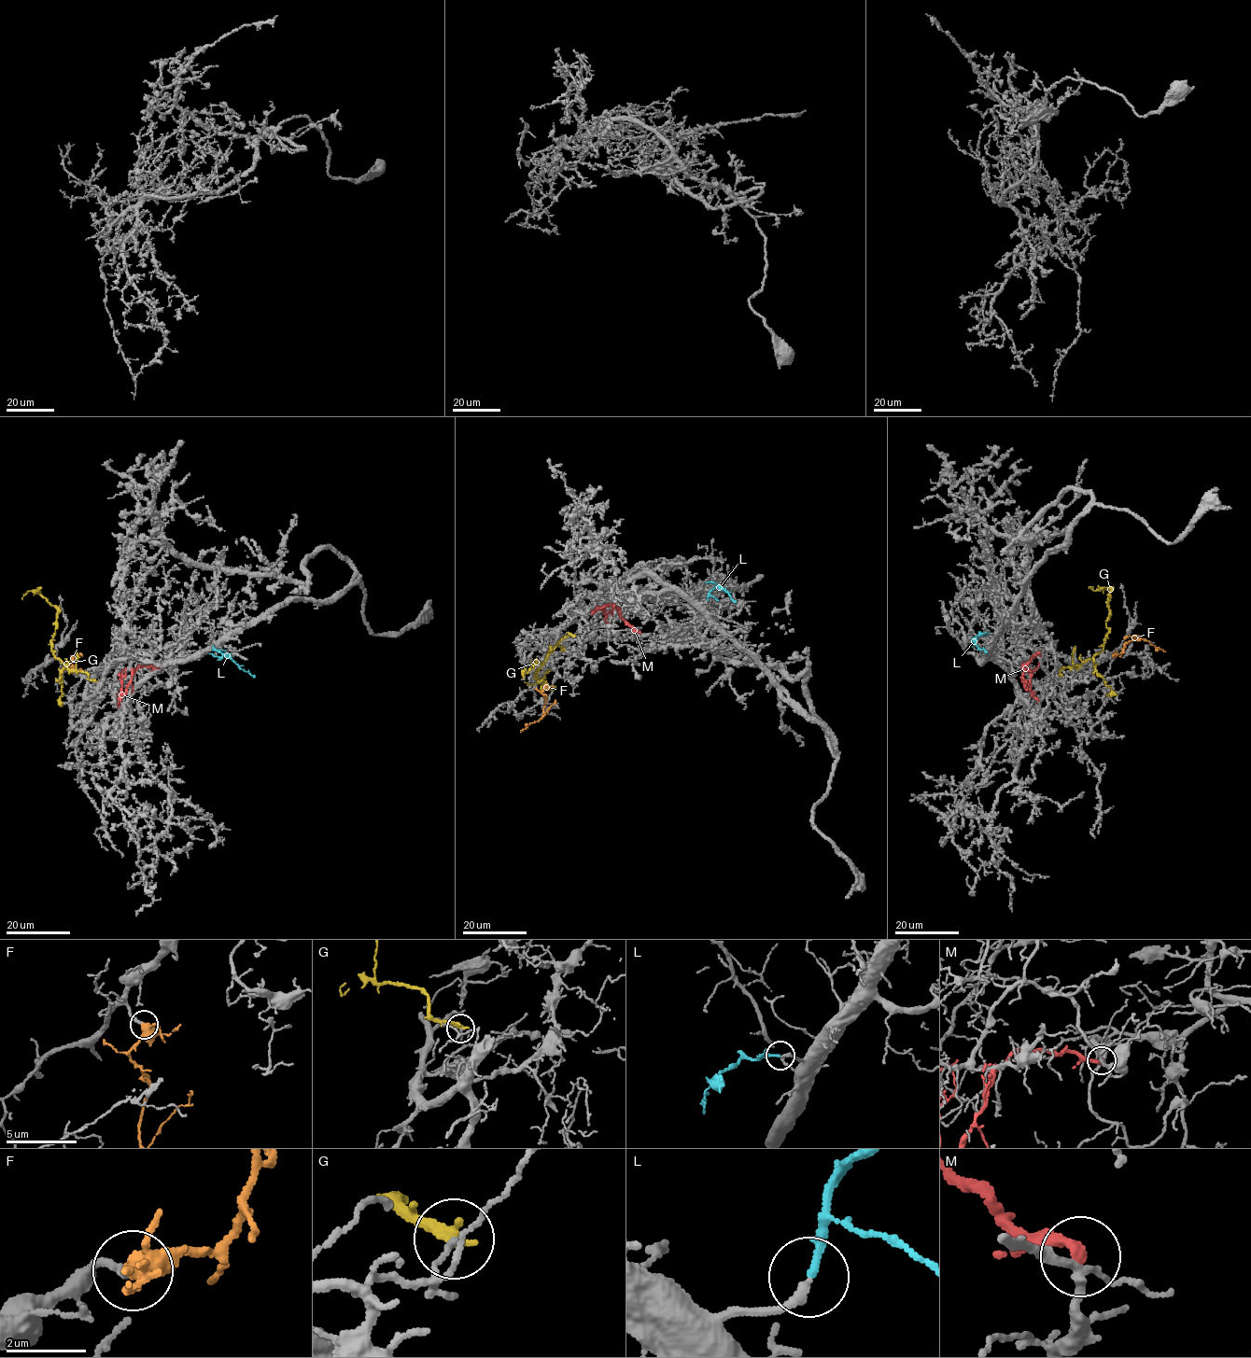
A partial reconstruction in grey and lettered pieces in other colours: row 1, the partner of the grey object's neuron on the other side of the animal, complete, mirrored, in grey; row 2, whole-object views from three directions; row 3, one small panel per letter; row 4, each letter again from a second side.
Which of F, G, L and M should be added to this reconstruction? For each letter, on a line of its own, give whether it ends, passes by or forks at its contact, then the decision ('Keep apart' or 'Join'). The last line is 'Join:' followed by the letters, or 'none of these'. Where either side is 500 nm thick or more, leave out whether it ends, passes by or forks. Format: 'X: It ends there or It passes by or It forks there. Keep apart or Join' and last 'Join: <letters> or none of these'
F: It forks there. Join
G: It ends there. Keep apart
L: It ends there. Join
M: It ends there. Keep apart
Join: F, L

